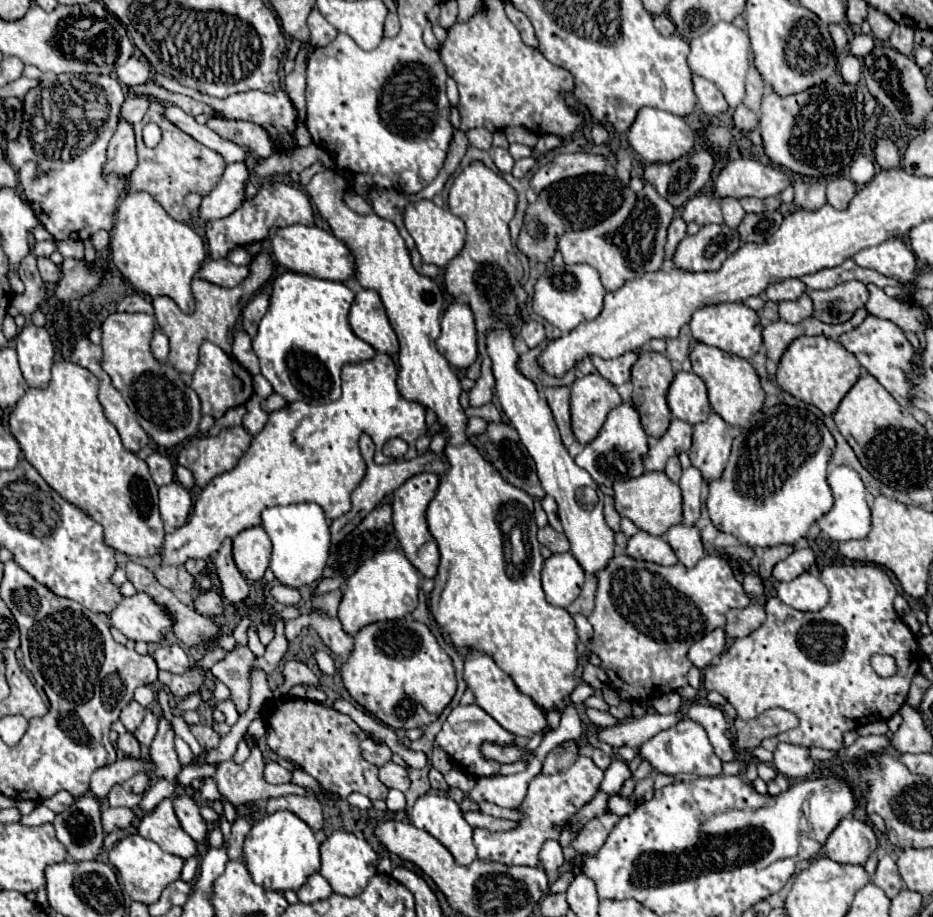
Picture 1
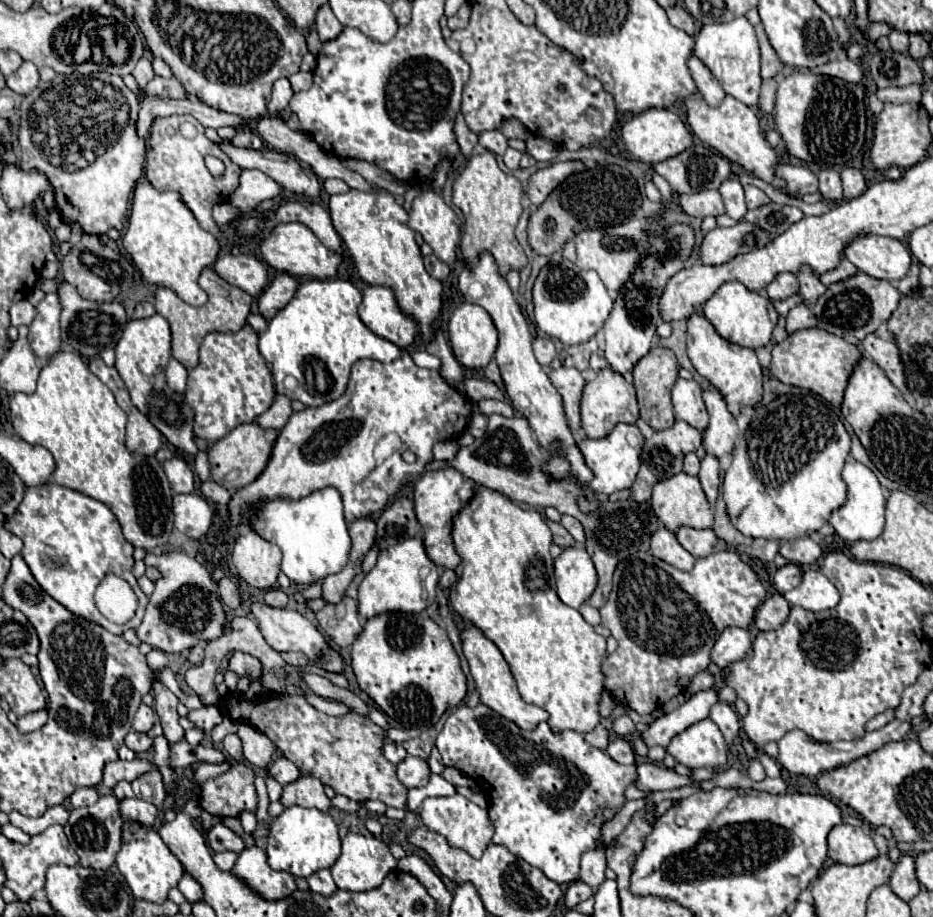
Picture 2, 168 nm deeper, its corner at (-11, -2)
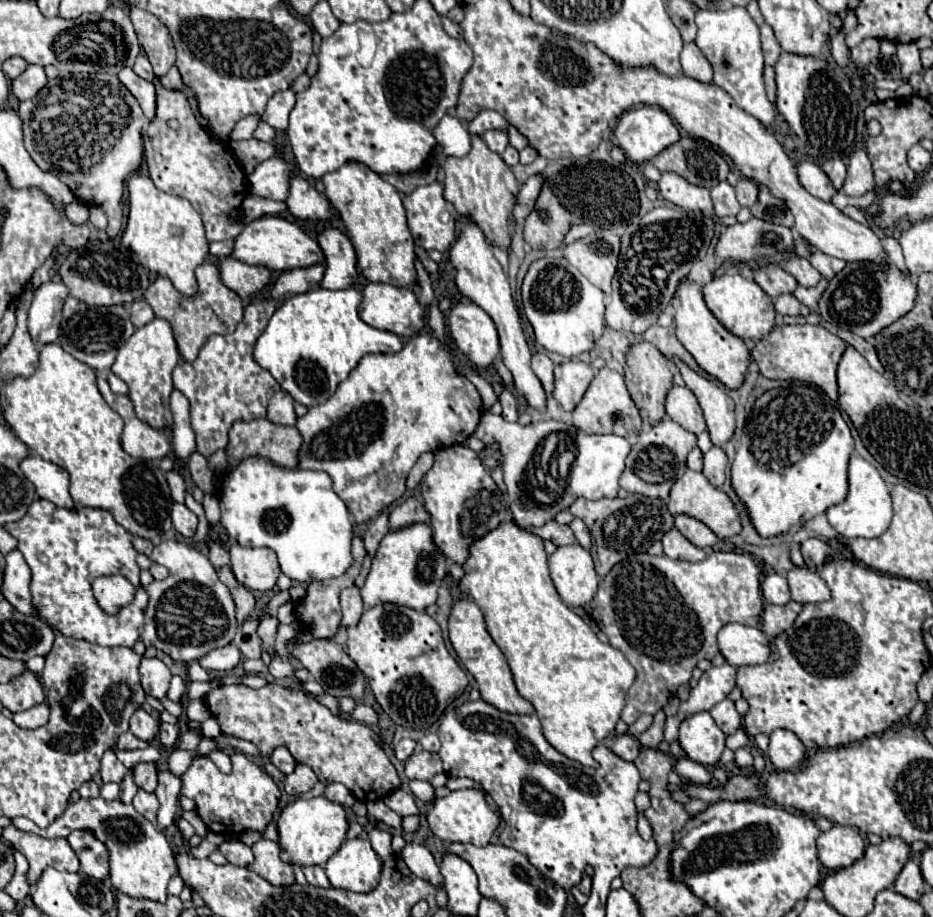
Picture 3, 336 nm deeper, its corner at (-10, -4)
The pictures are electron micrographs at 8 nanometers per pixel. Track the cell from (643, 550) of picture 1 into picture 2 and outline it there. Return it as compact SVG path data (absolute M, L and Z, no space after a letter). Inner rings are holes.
M661 526L653 538L651 538L651 554L661 558L663 562L687 572L691 570L691 566L695 564L695 556L691 552L687 552L679 540L675 538L675 534L671 530L667 530L665 526Z

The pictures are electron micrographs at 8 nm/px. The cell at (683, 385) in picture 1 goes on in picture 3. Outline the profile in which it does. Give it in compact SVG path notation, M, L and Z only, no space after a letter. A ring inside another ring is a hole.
M674 386L666 396L666 414L678 422L682 428L694 434L702 434L706 430L706 422L702 416L702 408L686 386Z

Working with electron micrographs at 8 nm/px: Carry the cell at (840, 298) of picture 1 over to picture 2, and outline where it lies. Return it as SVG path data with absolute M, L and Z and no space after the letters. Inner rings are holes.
M857 272L851 278L845 278L843 282L831 284L825 294L821 294L813 306L813 314L819 320L819 326L827 332L833 332L847 340L863 340L867 334L875 332L883 322L891 318L895 312L895 306L899 306L901 292L887 280L871 278L869 274Z

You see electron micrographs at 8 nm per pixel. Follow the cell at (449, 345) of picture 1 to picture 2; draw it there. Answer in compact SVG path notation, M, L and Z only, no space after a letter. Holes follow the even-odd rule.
M463 302L451 314L449 342L459 364L485 368L497 350L497 330L491 316L479 304Z

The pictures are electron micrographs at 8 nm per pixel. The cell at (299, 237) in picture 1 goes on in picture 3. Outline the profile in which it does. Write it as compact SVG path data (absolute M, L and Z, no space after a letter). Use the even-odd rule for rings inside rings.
M264 216L258 218L250 224L244 226L240 236L236 238L234 244L234 258L246 262L246 264L256 264L256 266L266 266L270 270L294 270L294 268L308 268L314 264L320 264L324 260L324 252L318 246L314 238L310 238L298 224L284 220L280 216Z

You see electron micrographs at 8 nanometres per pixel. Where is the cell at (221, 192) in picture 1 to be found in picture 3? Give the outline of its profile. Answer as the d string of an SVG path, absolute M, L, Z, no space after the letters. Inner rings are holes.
M272 158L256 166L252 174L248 174L250 192L260 198L270 200L286 200L288 196L288 180L294 168L280 158Z

